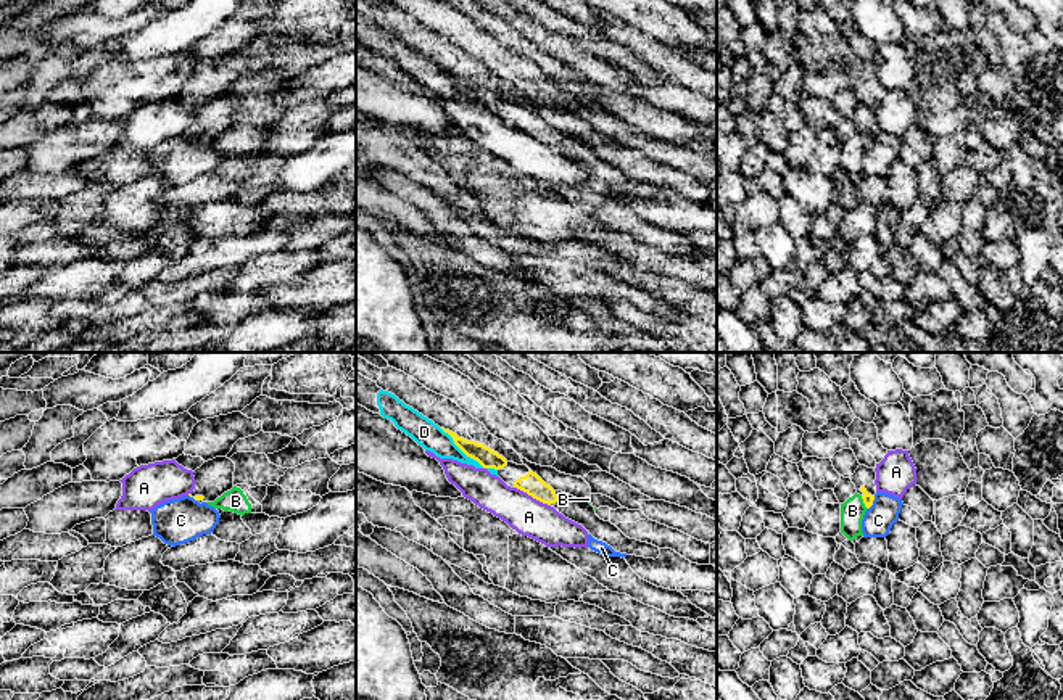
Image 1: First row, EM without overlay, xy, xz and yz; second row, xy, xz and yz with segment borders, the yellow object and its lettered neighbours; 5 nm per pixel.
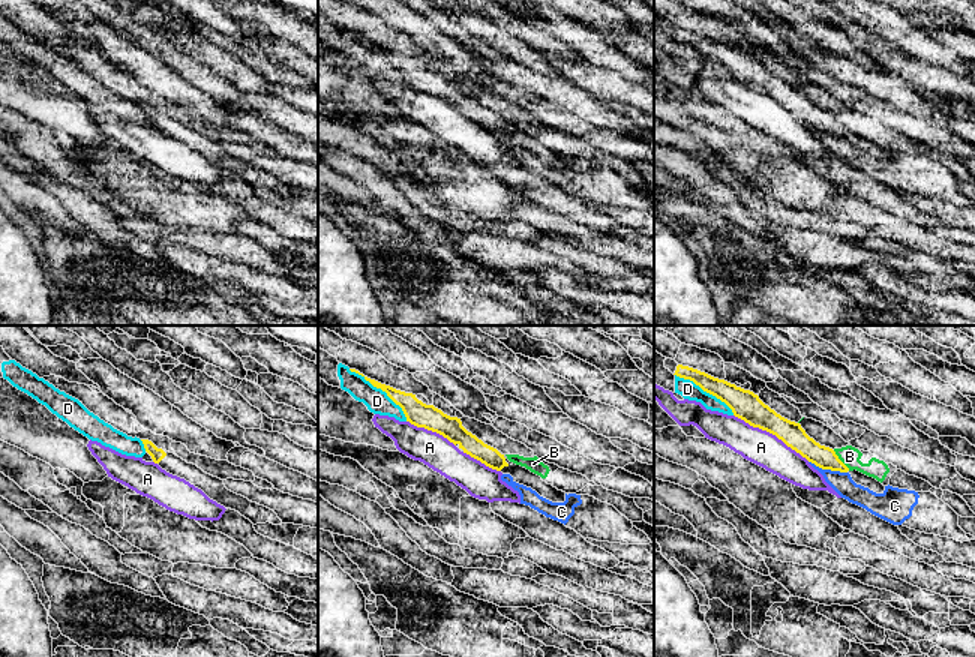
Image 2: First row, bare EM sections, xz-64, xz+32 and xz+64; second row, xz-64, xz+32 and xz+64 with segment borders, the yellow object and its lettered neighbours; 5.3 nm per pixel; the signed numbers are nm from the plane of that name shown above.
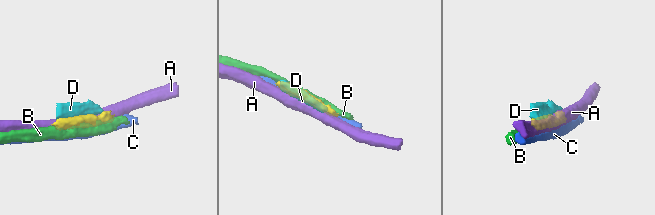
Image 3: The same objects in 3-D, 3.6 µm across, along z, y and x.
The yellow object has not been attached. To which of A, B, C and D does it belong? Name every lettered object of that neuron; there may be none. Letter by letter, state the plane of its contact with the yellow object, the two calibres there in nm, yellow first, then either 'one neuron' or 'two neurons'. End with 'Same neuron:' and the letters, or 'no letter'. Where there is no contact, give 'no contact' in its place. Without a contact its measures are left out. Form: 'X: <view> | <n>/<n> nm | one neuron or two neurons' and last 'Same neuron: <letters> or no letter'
A: xz | 100/190 nm | two neurons
B: yz | 50/120 nm | two neurons
C: yz | 50/150 nm | two neurons
D: xz | 100/140 nm | two neurons
Same neuron: no letter

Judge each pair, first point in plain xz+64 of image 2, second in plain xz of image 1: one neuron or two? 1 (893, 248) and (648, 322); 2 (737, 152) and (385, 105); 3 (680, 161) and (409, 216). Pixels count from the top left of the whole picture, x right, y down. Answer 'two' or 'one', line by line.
1: two
2: two
3: two

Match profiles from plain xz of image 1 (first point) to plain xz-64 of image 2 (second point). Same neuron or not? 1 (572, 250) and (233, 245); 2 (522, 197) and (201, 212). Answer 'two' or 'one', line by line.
1: one
2: one

